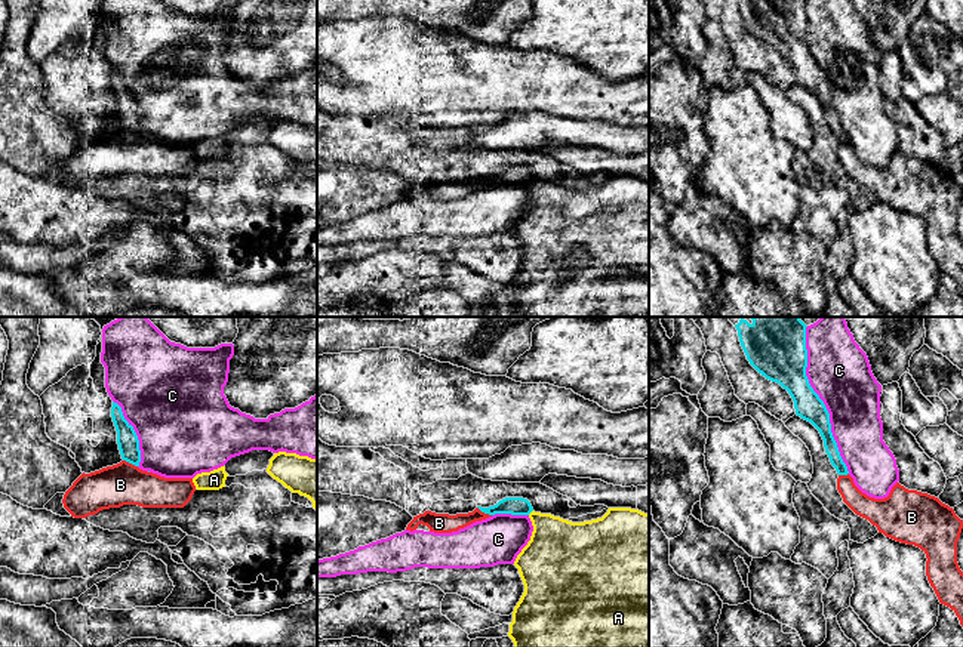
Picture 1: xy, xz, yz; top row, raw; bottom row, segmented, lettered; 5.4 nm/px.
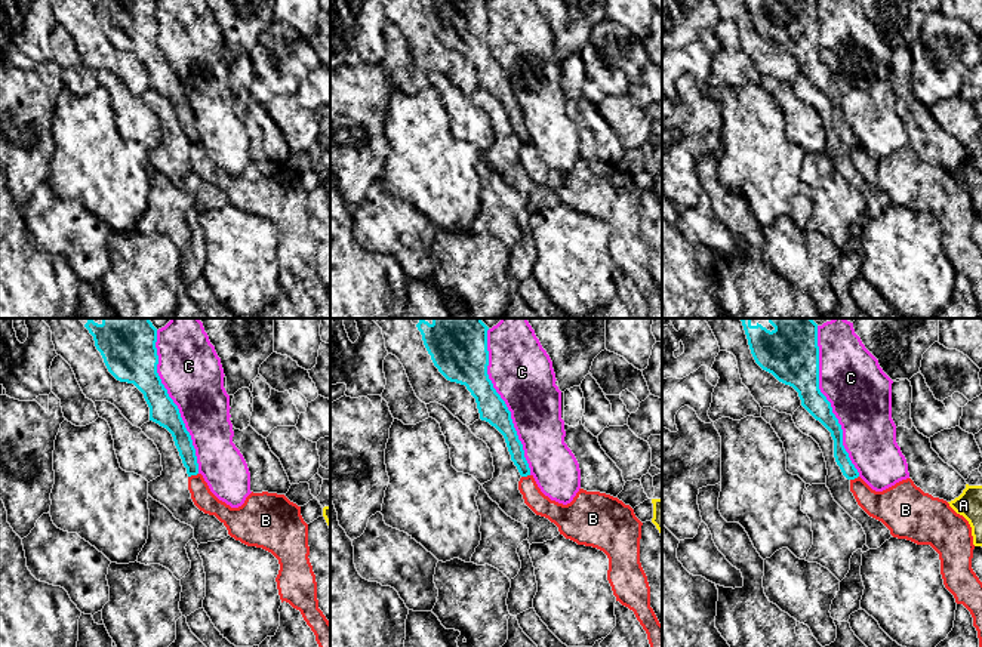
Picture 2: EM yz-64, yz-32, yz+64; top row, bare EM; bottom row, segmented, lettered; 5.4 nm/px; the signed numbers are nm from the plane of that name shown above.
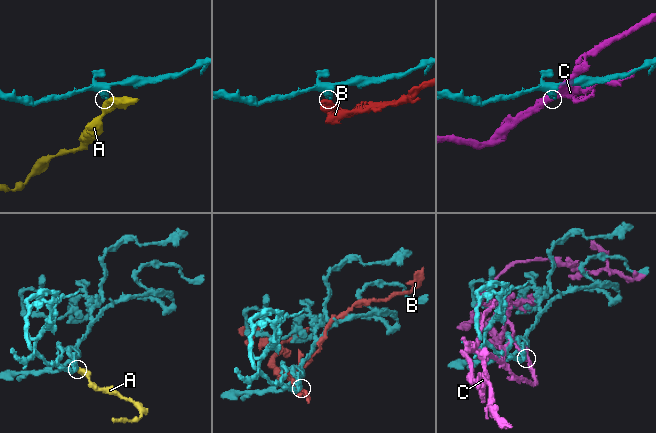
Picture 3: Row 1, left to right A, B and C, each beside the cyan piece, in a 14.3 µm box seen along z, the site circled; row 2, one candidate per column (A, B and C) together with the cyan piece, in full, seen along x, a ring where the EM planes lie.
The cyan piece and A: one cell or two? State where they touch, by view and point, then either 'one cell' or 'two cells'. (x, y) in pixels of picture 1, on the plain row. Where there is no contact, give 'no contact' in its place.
xz (529, 181) | two cells

